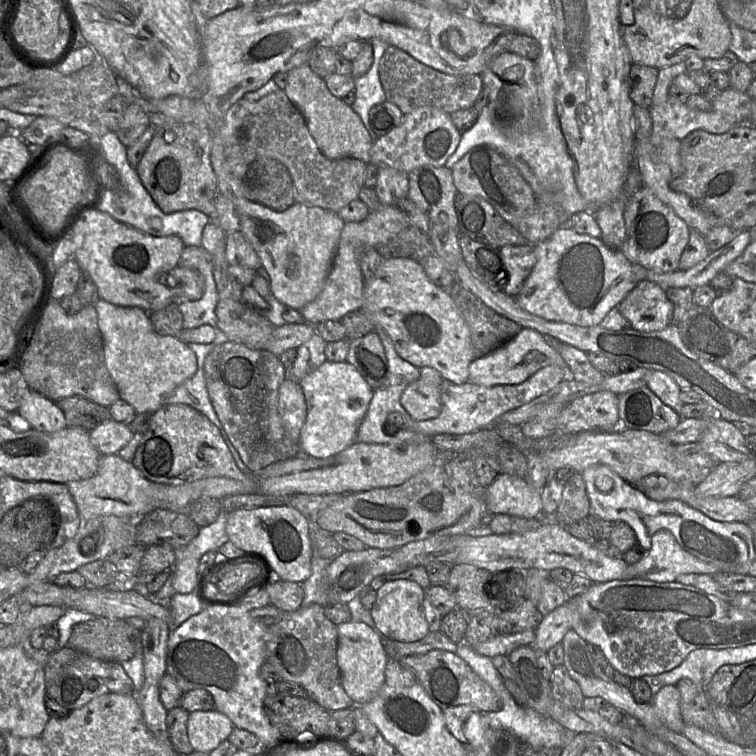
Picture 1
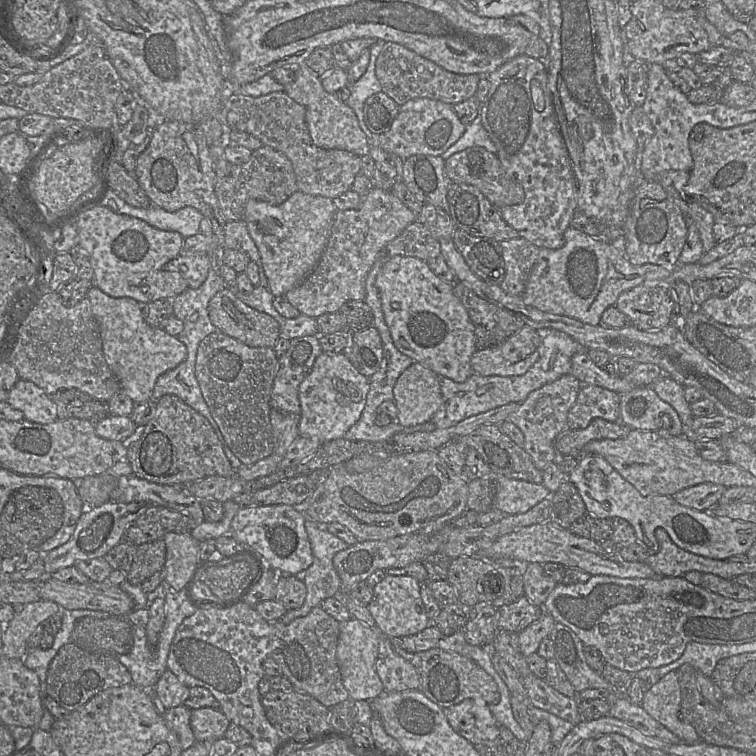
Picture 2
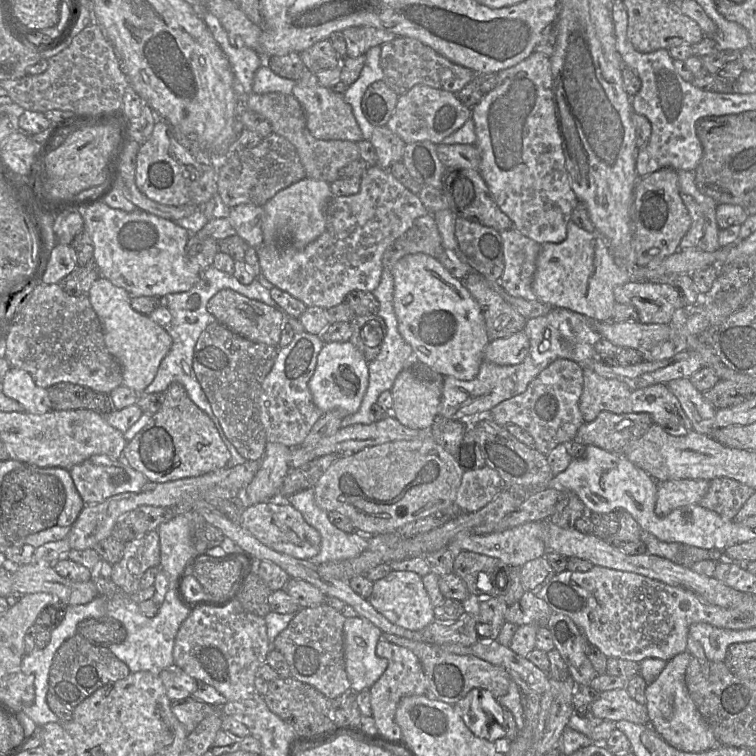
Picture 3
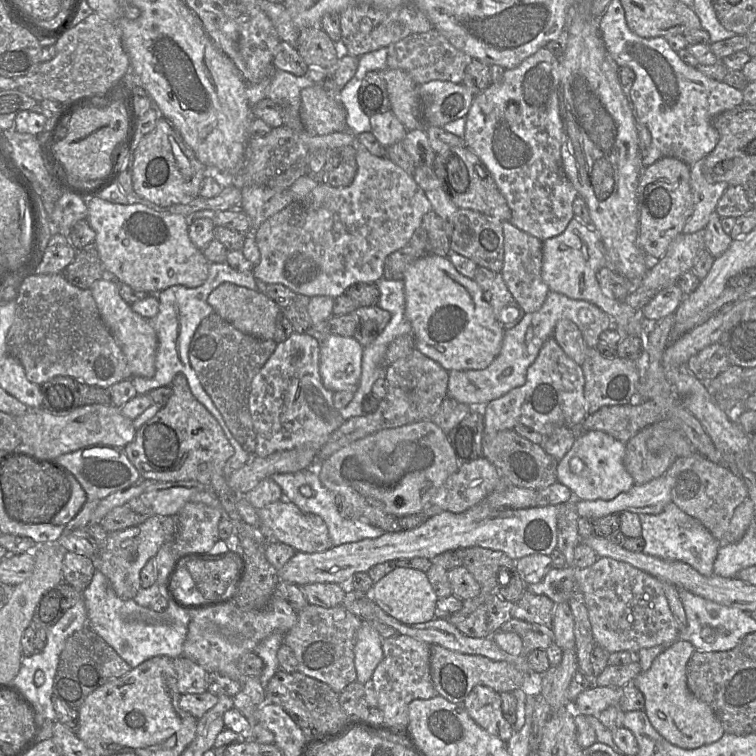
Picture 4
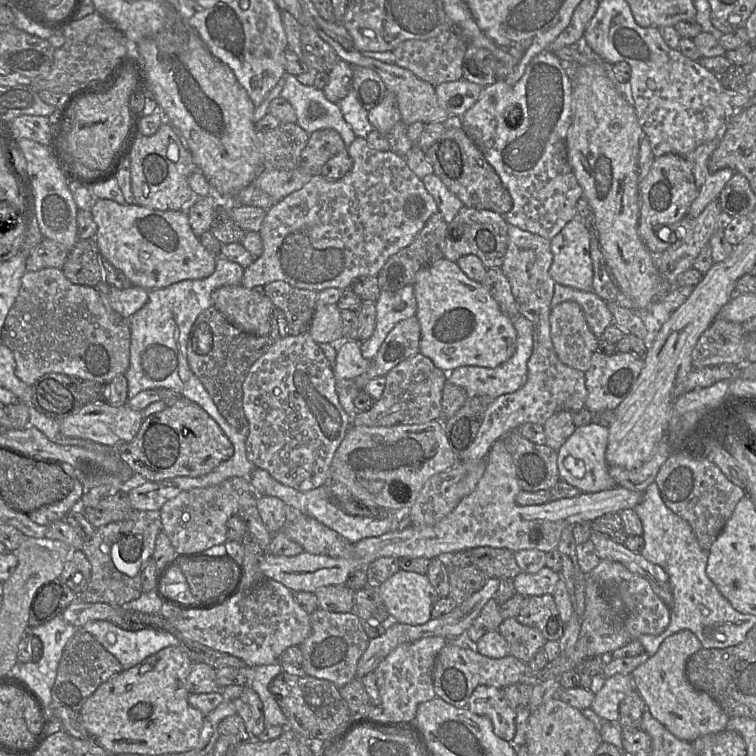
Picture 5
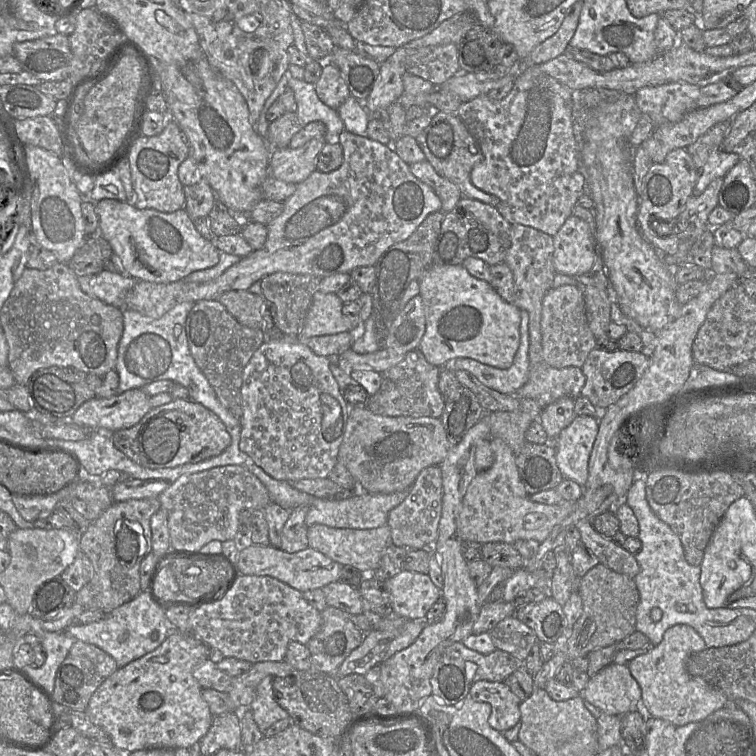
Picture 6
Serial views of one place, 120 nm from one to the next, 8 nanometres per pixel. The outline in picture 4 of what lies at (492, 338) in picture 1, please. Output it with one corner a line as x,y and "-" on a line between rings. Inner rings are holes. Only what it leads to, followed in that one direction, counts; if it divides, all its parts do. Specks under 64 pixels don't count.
478,267
473,279
481,288
484,299
491,305
498,323
505,331
520,322
526,313
510,293
501,272

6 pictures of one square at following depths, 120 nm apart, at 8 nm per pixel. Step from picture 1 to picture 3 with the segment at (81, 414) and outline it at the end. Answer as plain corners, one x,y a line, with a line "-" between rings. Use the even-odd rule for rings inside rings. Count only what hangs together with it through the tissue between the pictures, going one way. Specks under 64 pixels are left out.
61,382
47,388
51,409
54,411
88,409
101,415
108,415
114,409
108,393

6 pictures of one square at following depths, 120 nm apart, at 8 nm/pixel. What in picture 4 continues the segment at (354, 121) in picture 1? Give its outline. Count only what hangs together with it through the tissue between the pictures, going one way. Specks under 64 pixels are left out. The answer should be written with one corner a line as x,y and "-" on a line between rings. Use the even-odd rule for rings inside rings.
321,85
302,89
300,96
300,118
310,135
322,136
348,129
343,105

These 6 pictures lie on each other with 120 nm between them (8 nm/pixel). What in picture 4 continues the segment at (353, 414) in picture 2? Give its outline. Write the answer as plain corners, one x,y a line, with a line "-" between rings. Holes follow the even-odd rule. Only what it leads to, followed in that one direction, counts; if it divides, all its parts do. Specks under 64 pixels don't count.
328,334
321,343
319,371
324,387
331,392
356,391
362,373
364,347
353,337

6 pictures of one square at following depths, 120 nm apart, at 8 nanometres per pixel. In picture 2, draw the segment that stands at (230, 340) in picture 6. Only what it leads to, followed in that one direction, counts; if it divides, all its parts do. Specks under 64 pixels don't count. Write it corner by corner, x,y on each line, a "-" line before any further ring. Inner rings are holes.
220,331
199,344
195,375
203,398
231,451
244,465
267,458
274,451
270,422
270,394
278,369
273,348
251,347

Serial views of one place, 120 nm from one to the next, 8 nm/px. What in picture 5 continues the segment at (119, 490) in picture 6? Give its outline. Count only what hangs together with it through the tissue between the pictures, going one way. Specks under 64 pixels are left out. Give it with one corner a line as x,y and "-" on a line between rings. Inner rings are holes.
170,481
146,482
130,489
128,498
133,510
161,510
169,500
175,498
182,490

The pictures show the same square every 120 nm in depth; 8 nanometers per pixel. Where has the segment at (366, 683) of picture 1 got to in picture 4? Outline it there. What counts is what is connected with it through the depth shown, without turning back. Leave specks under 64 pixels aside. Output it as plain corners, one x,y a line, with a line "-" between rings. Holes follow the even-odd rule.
362,622
356,633
354,664
357,681
365,684
371,680
378,664
383,660
382,638
371,622

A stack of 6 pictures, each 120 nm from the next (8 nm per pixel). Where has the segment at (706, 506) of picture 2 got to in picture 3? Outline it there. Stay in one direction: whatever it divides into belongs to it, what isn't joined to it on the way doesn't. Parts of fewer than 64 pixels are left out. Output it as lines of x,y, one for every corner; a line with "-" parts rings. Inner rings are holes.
678,479
657,482
655,513
666,516
671,511
691,504
699,504
707,494
710,481

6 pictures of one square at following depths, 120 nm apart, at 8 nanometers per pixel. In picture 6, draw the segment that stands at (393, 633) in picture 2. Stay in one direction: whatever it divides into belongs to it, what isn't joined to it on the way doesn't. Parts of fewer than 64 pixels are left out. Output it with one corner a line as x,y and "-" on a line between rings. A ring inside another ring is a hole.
402,570
385,581
393,614
408,620
423,620
432,605
441,597
428,574

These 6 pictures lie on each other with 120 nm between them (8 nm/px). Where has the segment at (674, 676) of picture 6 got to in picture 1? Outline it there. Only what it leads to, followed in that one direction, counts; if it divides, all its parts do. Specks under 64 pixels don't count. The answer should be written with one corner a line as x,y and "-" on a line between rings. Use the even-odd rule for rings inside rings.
676,685
660,688
652,698
657,715
666,727
683,734
685,722
681,713
681,694

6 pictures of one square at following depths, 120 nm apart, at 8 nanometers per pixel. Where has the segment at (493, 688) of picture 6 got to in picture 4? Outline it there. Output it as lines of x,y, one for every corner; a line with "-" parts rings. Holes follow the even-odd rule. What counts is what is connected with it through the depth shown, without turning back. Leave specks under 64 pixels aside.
484,685
475,686
462,704
469,716
489,734
508,742
514,725
504,717
500,693

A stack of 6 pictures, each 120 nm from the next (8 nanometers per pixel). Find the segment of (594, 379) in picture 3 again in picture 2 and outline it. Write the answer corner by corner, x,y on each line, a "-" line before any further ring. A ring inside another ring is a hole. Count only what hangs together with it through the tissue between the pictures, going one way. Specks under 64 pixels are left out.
582,384
578,397
571,407
567,422
569,429
586,428
594,419
620,421
621,394
590,384

